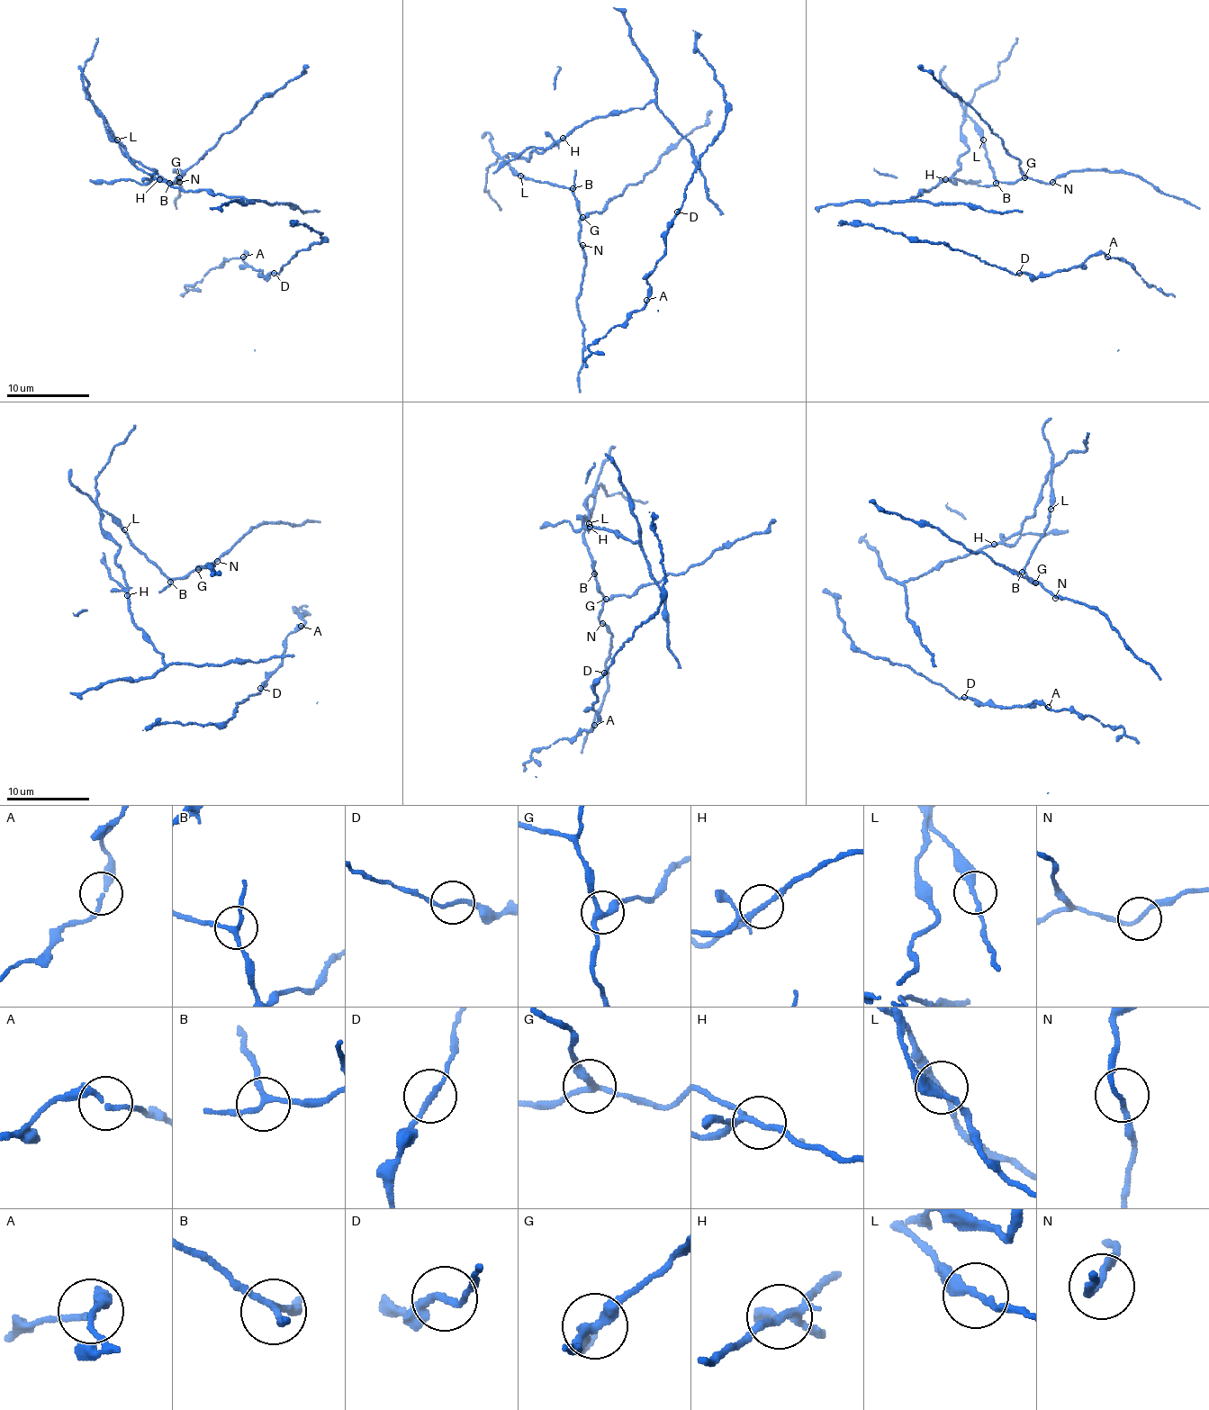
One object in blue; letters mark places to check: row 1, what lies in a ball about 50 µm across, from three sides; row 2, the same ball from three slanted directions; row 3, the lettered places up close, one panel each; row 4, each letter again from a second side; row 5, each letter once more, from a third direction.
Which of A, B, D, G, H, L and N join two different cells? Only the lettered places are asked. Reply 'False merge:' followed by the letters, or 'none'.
False merge: H

